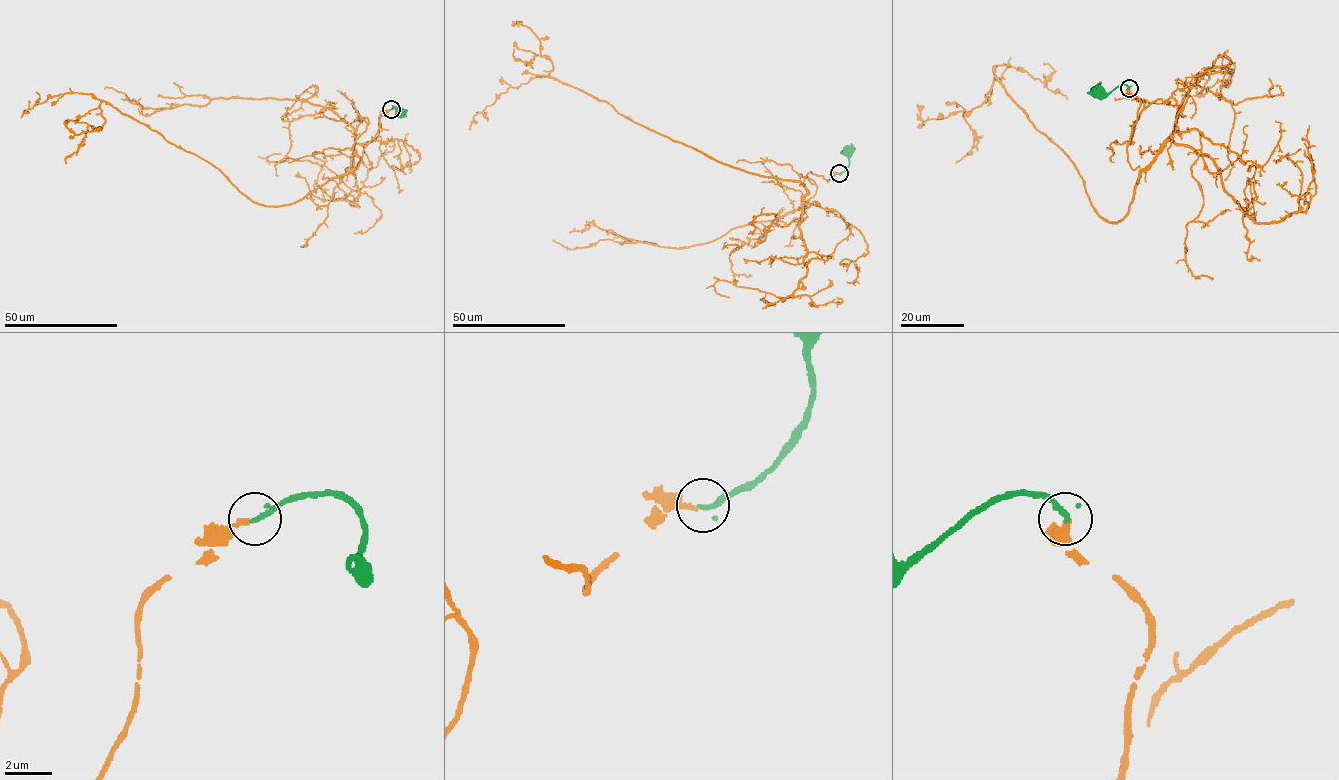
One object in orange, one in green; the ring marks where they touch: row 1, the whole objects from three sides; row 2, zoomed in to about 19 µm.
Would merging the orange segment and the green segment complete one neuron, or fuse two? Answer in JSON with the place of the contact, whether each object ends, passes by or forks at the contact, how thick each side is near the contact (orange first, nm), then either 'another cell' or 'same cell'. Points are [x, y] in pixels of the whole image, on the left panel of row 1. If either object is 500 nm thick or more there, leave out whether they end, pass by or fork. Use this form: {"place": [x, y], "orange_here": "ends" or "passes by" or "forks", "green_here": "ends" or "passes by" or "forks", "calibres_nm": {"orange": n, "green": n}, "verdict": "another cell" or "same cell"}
{"place": [391, 109], "orange_here": "ends", "green_here": "ends", "calibres_nm": {"orange": 180, "green": 240}, "verdict": "same cell"}

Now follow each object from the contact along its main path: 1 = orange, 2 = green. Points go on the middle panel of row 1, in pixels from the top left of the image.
1: (839, 174), (827, 181), (809, 172), (804, 182), (732, 167), (542, 76), (502, 93), (469, 129)
2: (839, 173), (849, 164), (848, 152)

